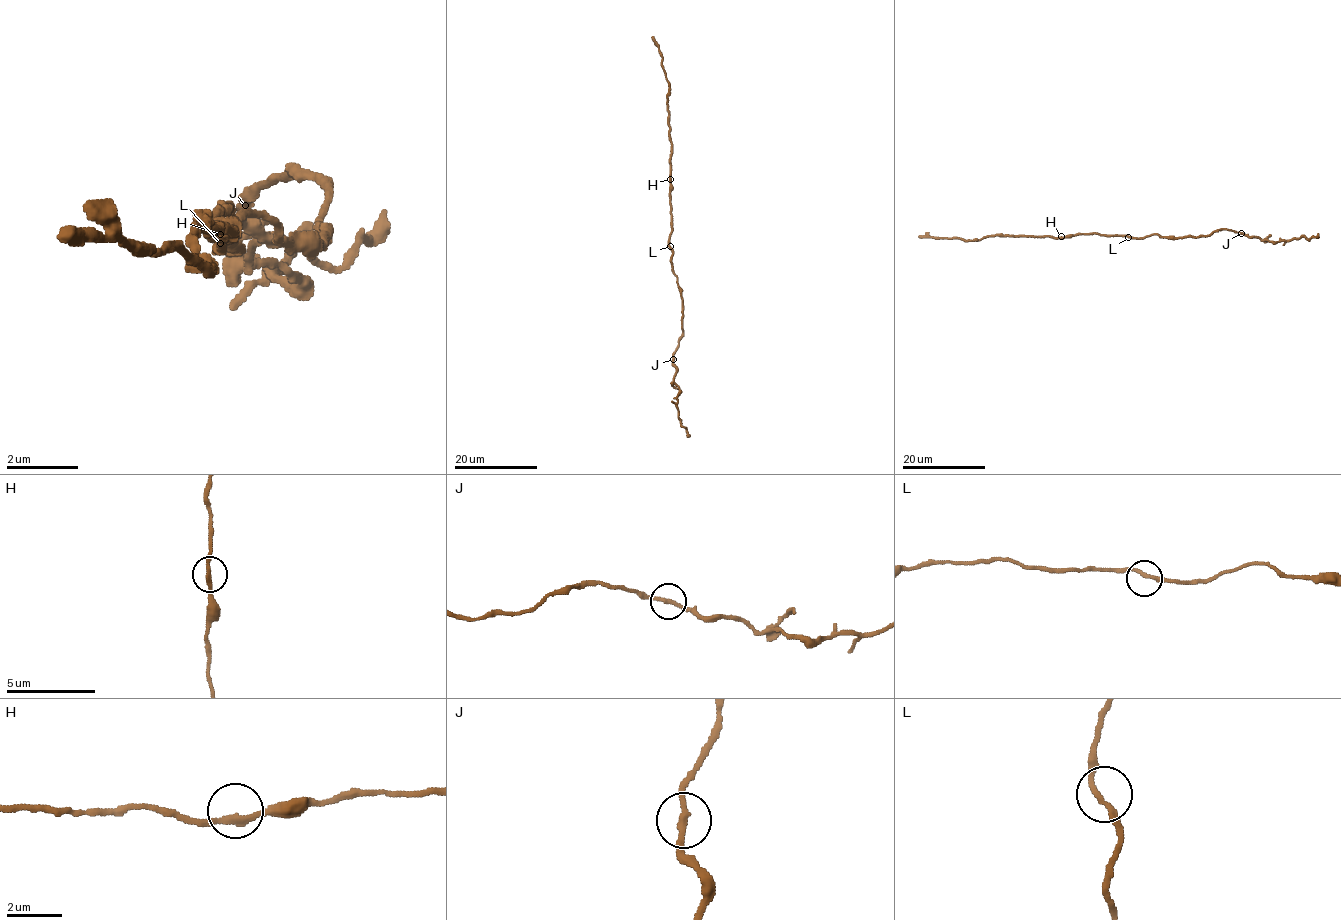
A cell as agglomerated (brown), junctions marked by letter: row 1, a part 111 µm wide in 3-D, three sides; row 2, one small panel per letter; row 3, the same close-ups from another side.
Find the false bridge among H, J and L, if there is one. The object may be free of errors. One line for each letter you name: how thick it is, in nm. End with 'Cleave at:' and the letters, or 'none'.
J: Thickness 220 nm
Cleave at: J

